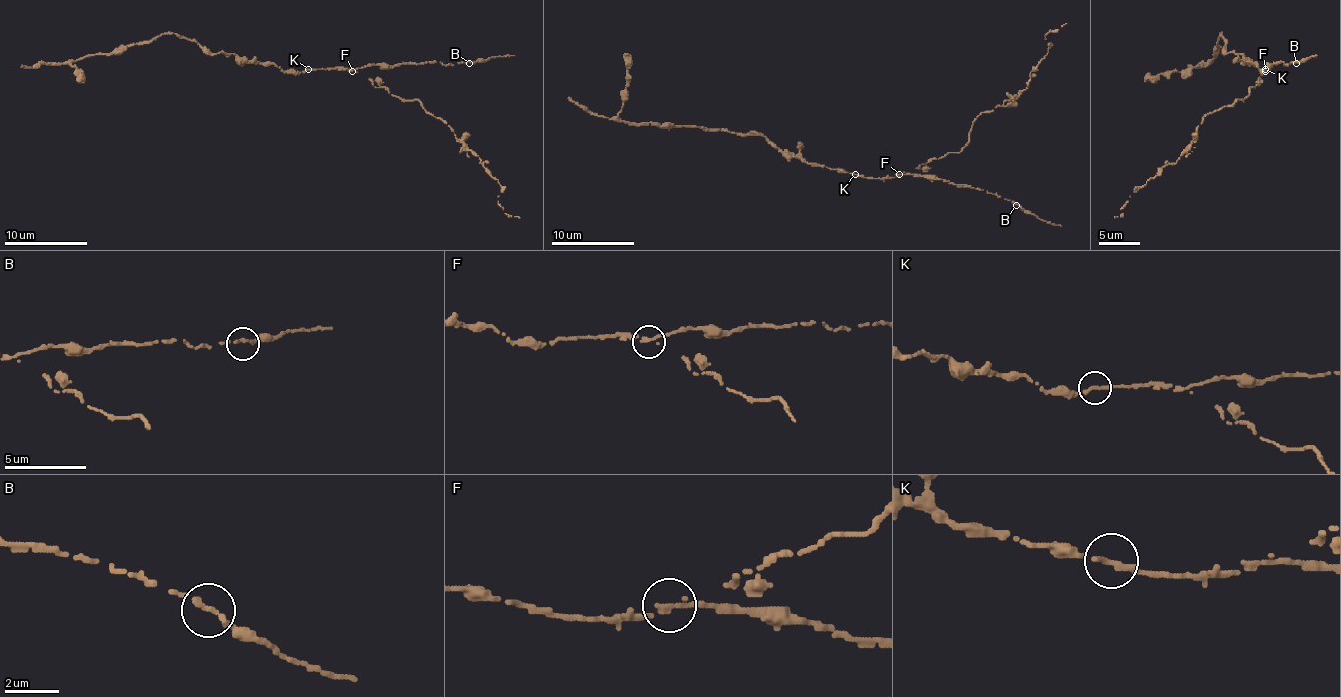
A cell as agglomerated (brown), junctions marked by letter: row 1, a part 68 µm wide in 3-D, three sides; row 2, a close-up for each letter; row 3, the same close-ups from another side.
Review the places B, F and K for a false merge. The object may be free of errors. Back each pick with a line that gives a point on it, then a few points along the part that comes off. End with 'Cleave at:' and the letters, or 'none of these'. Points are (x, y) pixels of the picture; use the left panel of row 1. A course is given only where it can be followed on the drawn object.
F: (352, 71) | (352, 71), (401, 100), (418, 100), (436, 119), (445, 121), (500, 185), (498, 204), (504, 214), (519, 218)
Cleave at: F

